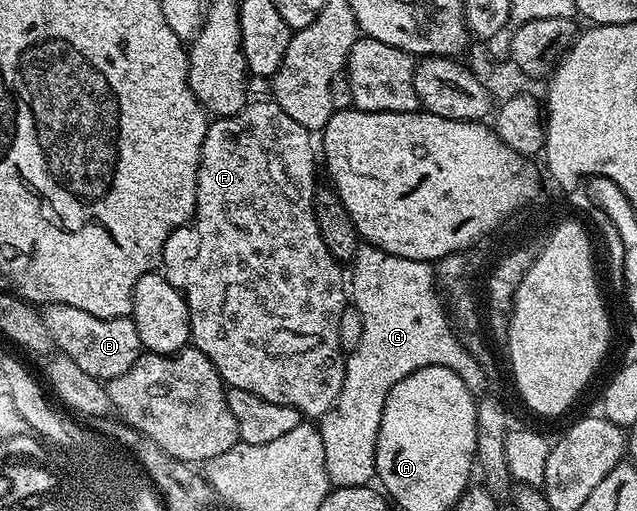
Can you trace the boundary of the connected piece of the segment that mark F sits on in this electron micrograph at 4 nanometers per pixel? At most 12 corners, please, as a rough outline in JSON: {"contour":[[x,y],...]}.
{"contour":[[207,127],[180,291],[223,384],[321,418],[343,265],[308,131]]}

